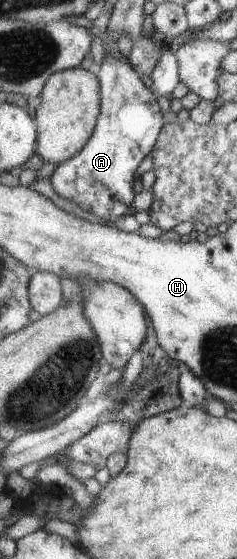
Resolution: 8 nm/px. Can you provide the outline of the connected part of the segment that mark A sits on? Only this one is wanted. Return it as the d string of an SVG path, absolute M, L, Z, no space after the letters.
M112 52L108 54L99 73L102 82L102 113L92 139L88 145L76 157L68 159L57 167L51 181L55 191L86 211L90 211L108 223L118 223L122 217L136 213L134 199L139 191L138 167L144 163L144 159L157 148L161 133L165 128L164 113L160 103L160 97L152 91L144 81L137 69L131 63L131 59Z

